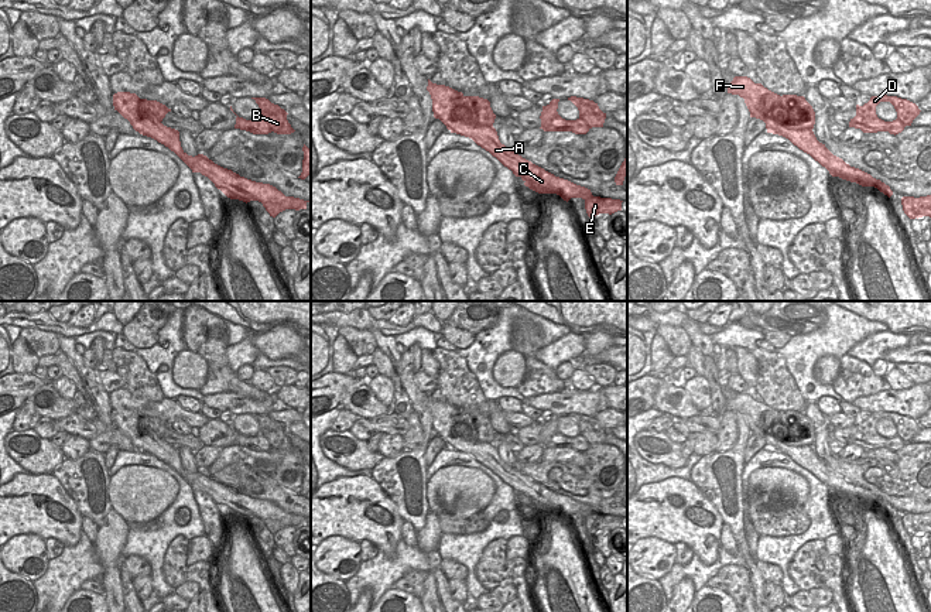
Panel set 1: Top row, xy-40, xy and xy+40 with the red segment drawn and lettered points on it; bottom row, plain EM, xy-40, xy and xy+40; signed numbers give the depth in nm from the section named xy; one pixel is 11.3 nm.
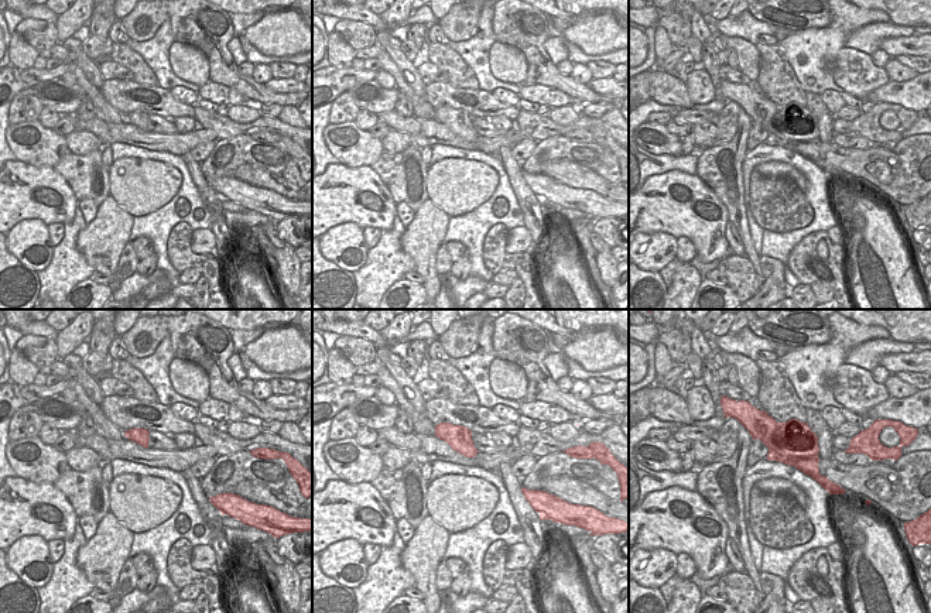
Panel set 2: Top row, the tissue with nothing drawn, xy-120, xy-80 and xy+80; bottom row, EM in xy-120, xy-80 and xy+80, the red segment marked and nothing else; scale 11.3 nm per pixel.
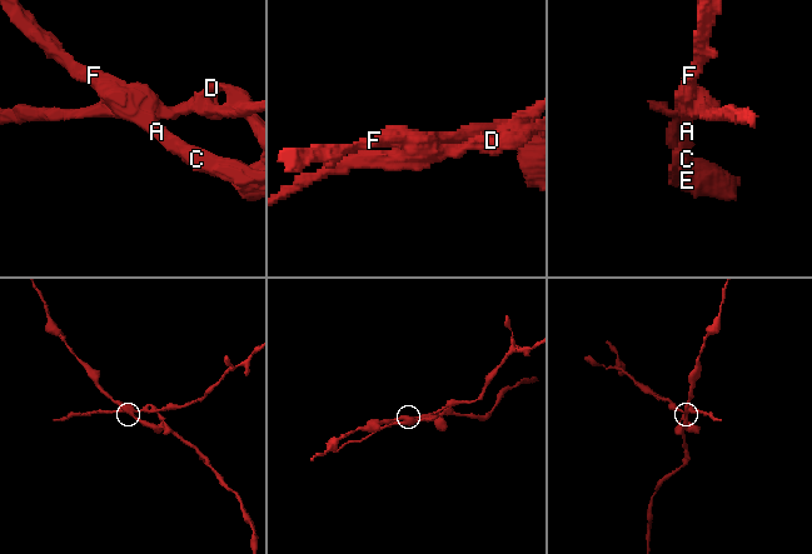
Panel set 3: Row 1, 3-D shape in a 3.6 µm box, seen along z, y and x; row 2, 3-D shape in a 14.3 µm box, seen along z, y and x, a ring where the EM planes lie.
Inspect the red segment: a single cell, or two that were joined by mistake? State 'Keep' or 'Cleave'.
Cleave.

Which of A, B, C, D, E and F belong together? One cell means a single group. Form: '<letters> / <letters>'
A C F / B D E

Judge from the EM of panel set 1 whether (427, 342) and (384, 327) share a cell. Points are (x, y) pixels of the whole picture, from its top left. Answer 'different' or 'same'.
different

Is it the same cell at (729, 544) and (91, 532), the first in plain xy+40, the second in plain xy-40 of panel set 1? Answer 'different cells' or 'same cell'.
same cell

